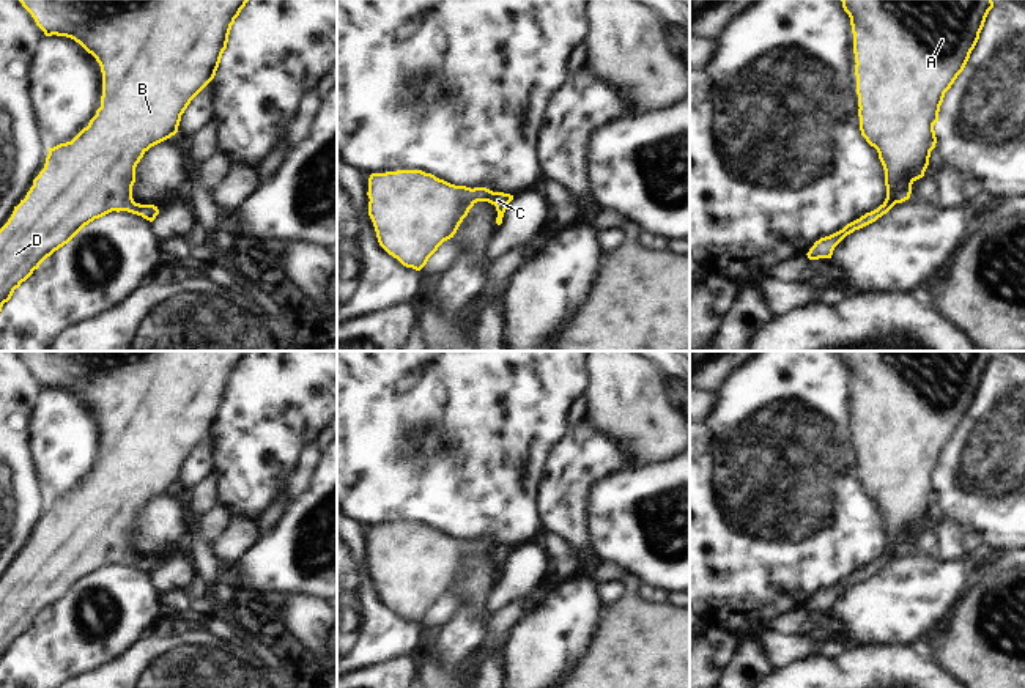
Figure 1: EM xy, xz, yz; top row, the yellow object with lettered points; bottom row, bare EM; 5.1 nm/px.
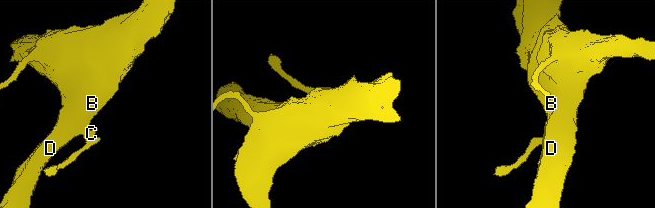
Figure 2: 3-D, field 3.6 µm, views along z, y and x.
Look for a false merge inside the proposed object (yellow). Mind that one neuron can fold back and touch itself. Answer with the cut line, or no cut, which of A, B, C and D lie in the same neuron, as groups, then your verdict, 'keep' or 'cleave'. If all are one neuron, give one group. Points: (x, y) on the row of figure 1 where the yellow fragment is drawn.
cut none; groups A B C D; keep

